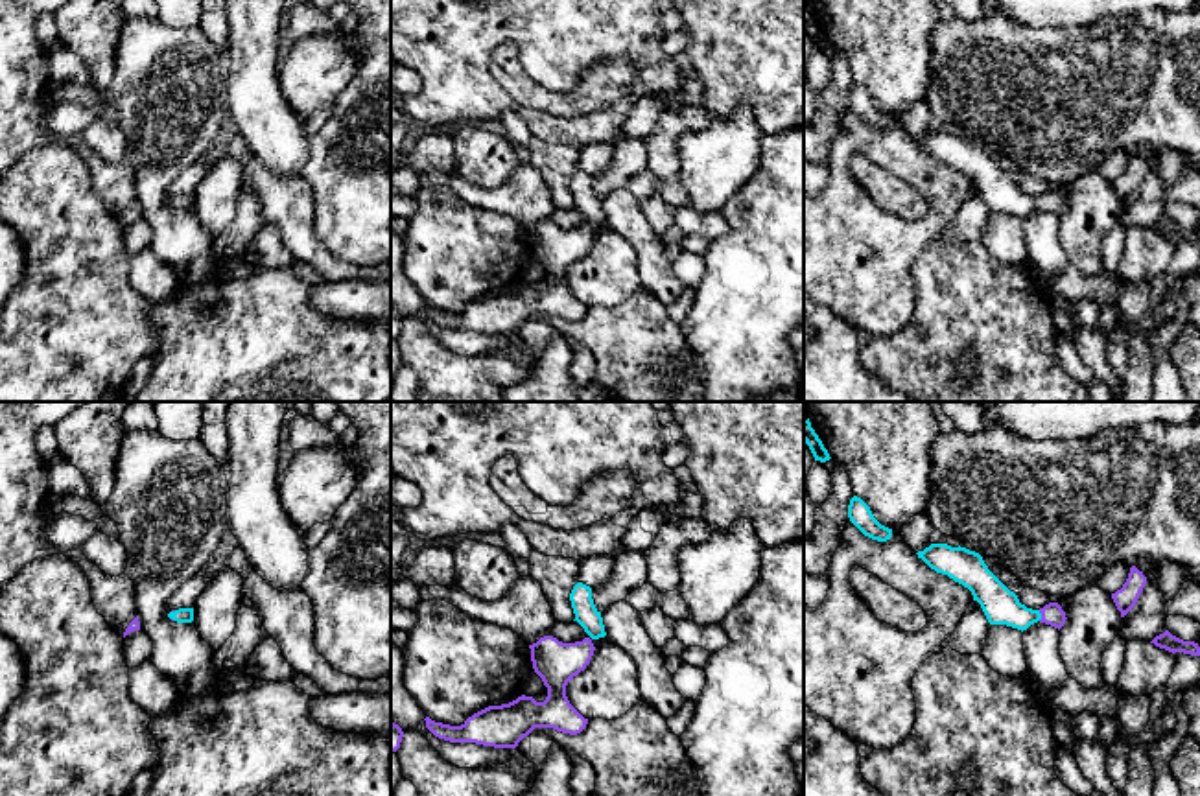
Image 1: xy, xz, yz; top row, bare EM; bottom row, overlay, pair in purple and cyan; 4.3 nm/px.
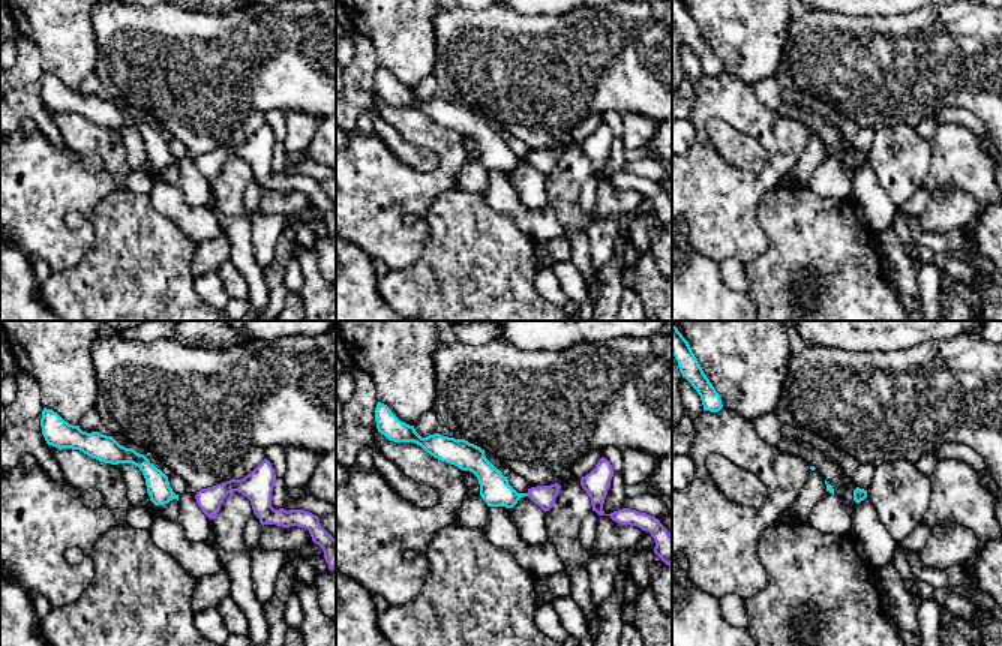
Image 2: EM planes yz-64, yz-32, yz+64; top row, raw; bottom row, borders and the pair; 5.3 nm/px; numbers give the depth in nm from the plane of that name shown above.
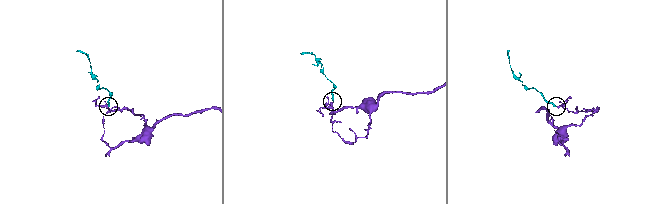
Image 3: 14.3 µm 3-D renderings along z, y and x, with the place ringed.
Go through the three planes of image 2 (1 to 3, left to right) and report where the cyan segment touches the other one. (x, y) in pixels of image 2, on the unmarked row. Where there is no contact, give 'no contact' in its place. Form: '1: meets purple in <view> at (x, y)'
1: no contact
2: no contact
3: no contact

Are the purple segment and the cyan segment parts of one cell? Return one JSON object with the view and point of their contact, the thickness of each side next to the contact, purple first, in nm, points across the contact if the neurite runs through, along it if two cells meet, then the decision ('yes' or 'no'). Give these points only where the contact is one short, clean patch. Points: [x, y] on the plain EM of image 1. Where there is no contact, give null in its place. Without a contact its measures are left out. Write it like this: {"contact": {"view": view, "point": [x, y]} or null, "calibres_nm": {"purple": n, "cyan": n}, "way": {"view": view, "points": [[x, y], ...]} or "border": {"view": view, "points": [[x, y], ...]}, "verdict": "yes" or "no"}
{"contact": {"view": "yz", "point": [1042, 203]}, "calibres_nm": {"purple": 100, "cyan": 160}, "way": {"view": "yz", "points": [[1051, 201], [1042, 203], [1016, 203], [1001, 194]]}, "verdict": "yes"}

